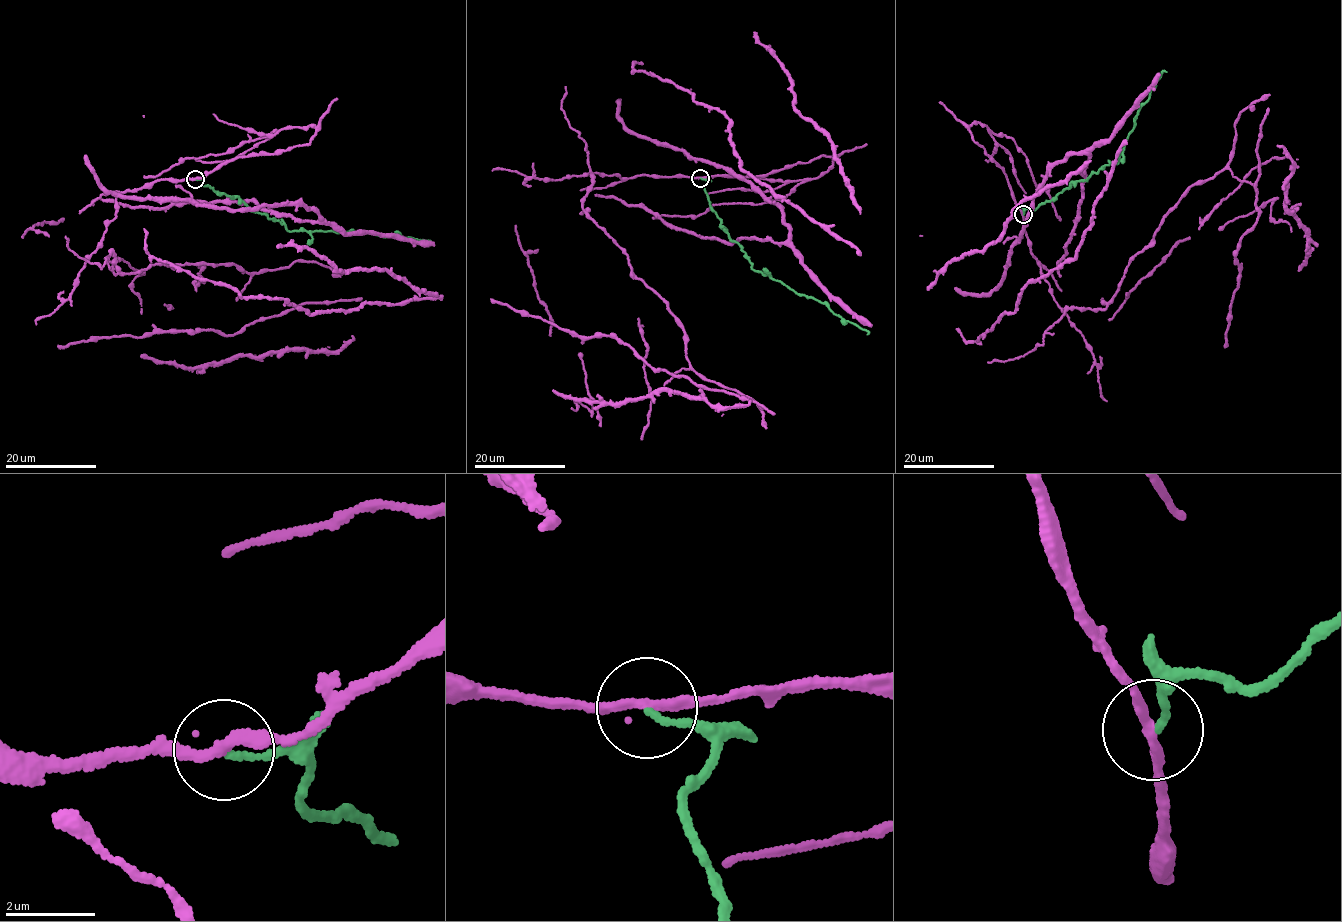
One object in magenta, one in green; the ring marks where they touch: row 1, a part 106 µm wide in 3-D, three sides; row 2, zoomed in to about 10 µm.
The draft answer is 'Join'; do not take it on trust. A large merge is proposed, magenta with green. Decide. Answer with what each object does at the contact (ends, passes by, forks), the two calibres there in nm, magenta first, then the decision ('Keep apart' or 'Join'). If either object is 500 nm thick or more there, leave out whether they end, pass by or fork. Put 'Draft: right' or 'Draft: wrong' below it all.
At the ring magenta passes by. At the ring green ends. Thickness 240 nm (magenta) against 140 nm. Keep apart
Draft: wrong

